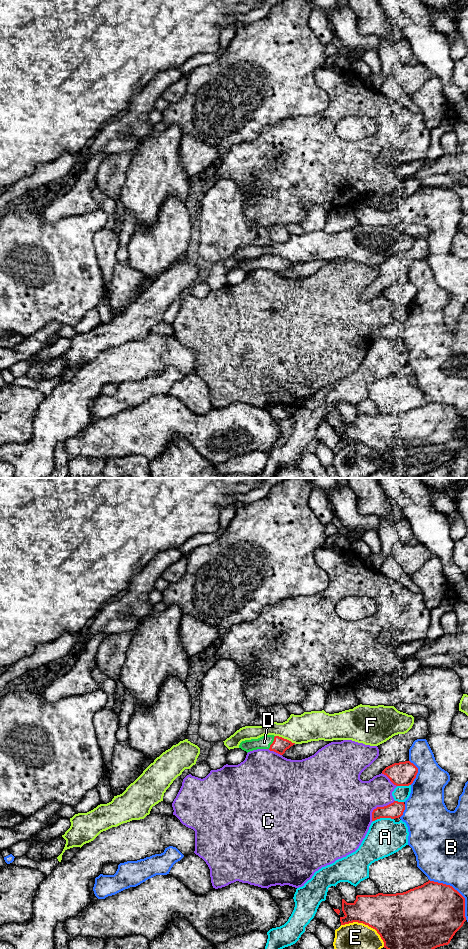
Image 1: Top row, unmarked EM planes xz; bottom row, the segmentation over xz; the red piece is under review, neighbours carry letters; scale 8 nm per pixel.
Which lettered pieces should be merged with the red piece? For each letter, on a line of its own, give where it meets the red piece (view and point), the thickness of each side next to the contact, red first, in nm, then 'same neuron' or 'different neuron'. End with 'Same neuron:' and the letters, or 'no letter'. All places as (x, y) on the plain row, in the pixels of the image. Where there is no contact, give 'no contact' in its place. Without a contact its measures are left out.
A: xz (383, 337) | 130/300 nm | different neuron
B: xz (457, 411) | 480/340 nm | different neuron
C: xz (378, 327) | 130/420 nm | different neuron
D: xz (273, 262) | 120/110 nm | same neuron
E: xz (366, 444) | 380/320 nm | different neuron
F: xz (285, 259) | 120/240 nm | different neuron
Same neuron: D

